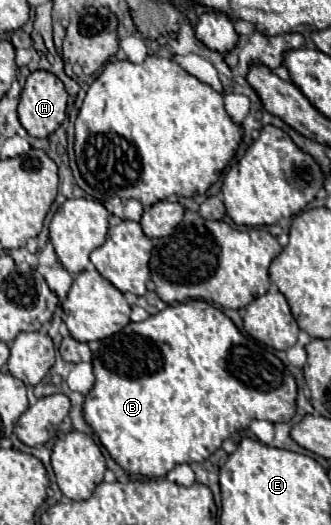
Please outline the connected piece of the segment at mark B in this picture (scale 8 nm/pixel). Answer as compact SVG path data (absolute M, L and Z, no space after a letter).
M187 301L169 305L167 309L151 315L149 319L141 323L129 323L121 333L107 337L99 341L99 351L93 355L93 373L95 373L95 385L85 397L83 413L85 421L93 427L97 437L101 439L103 447L109 451L109 455L131 475L145 475L145 477L165 477L175 465L181 463L193 463L193 461L205 461L209 455L213 455L221 443L235 431L245 431L253 419L267 419L271 423L289 423L297 409L297 383L293 373L273 355L267 345L247 339L241 335L241 331L235 327L235 323L223 315L215 305L207 301Z

